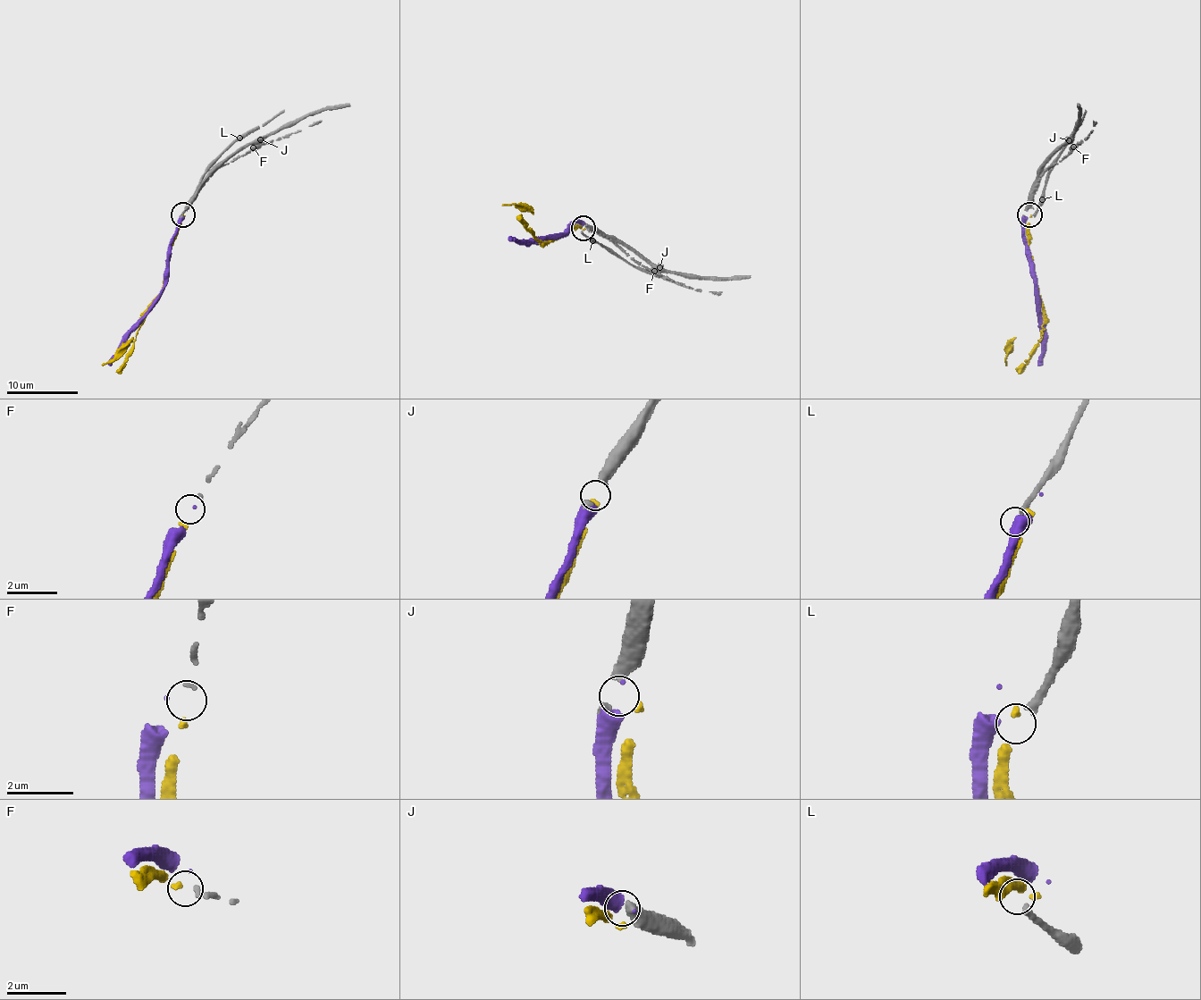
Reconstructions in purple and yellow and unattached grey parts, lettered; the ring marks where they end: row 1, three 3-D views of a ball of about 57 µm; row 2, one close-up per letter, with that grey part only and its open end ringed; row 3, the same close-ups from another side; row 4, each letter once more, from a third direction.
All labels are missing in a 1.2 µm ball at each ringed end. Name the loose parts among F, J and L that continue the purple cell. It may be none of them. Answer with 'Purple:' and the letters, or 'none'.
Purple: J

